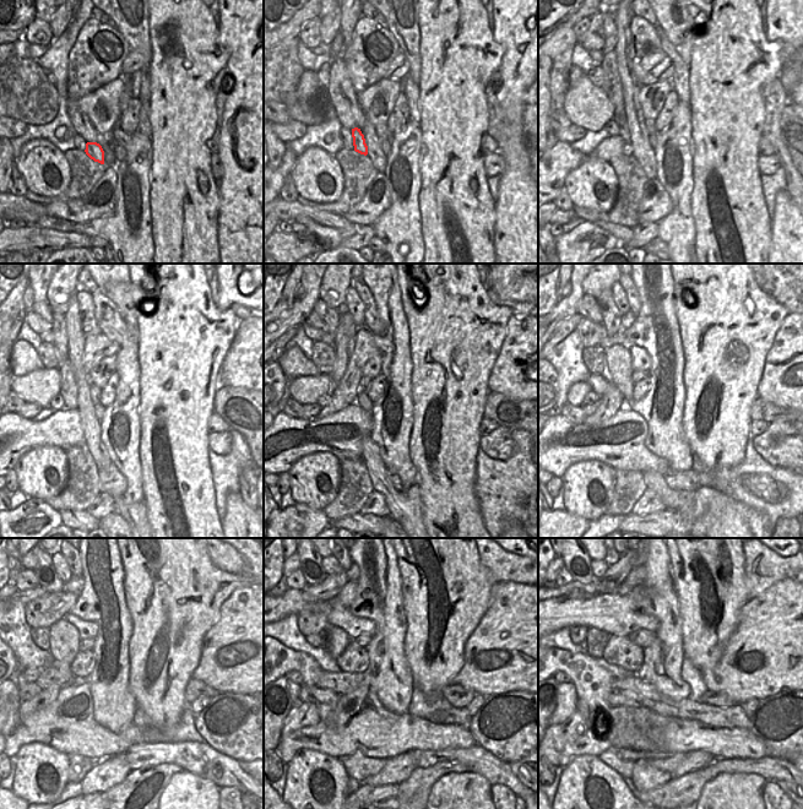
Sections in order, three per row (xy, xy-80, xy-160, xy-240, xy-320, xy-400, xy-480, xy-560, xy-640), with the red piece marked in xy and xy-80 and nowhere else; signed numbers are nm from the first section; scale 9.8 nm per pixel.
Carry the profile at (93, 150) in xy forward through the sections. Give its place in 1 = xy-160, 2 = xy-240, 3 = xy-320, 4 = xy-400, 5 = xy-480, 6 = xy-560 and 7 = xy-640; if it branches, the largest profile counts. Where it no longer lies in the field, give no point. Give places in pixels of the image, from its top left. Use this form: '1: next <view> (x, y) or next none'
1: next xy-160 (619, 117)
2: next xy-240 (69, 391)
3: next xy-320 (341, 345)
4: next xy-400 (611, 315)
5: next xy-480 (48, 579)
6: next xy-560 (310, 563)
7: next xy-640 (578, 563)

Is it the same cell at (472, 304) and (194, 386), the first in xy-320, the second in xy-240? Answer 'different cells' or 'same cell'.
same cell

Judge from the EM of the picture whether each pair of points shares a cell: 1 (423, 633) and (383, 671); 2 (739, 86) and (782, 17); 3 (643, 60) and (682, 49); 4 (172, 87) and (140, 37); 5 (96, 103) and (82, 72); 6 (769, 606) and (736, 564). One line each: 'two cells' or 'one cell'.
1: two cells
2: two cells
3: two cells
4: two cells
5: two cells
6: two cells

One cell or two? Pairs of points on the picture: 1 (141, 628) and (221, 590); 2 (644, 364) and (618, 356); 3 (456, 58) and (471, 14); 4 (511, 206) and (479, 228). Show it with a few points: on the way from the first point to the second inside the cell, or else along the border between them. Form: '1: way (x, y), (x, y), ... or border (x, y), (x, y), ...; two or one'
1: way (161, 618), (189, 590), (201, 590); one
2: border (628, 347), (634, 369); two
3: way (457, 47), (457, 39), (464, 25); one
4: border (497, 201), (495, 246); two

